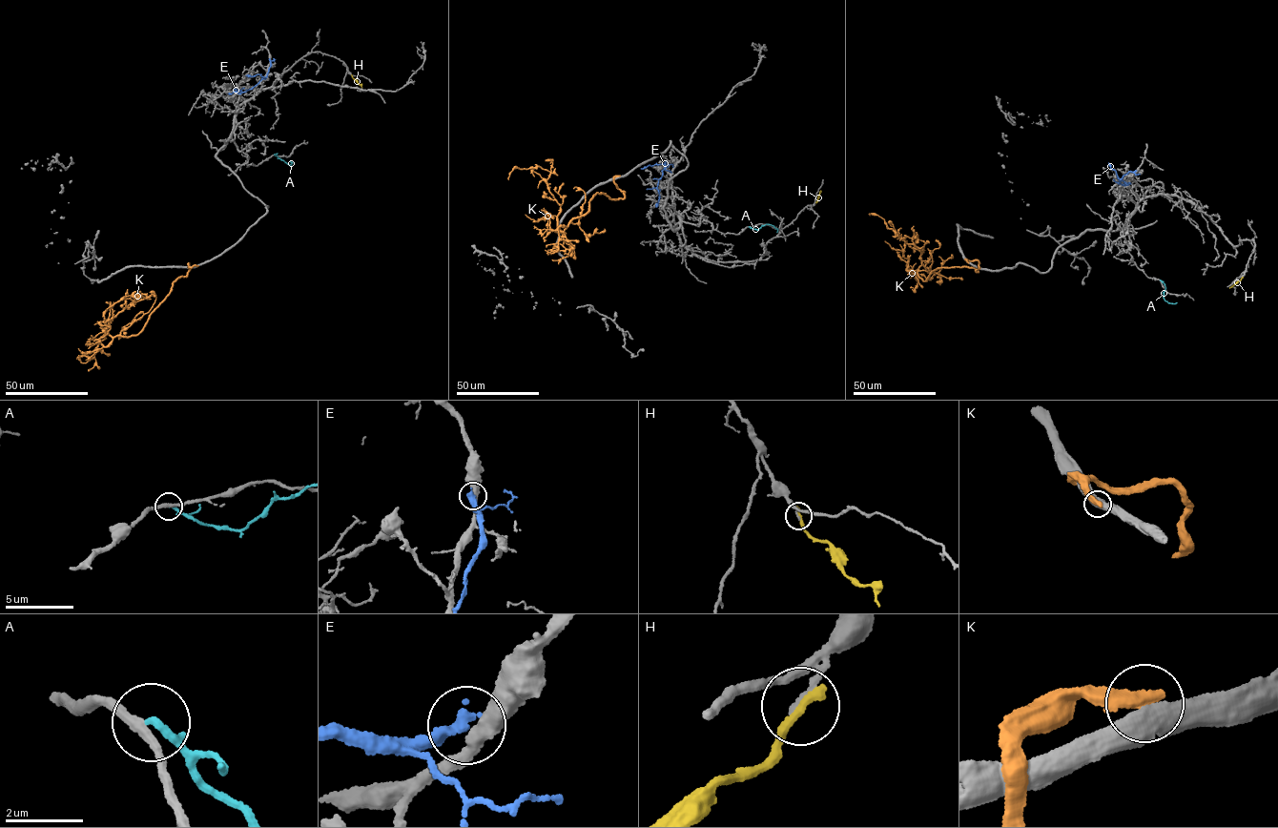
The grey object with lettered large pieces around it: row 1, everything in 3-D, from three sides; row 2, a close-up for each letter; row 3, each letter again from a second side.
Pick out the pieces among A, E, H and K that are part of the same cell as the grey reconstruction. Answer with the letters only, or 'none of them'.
A

